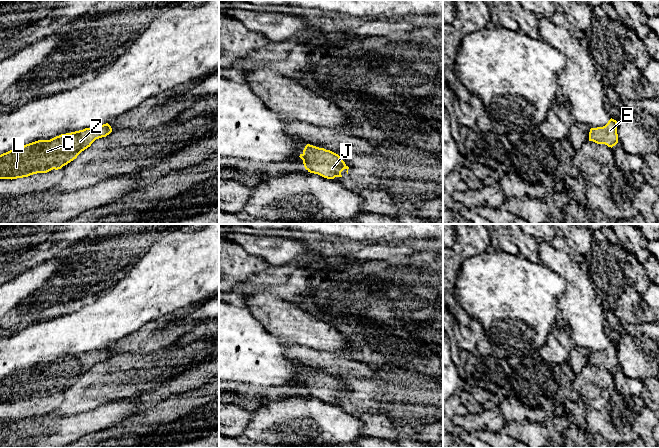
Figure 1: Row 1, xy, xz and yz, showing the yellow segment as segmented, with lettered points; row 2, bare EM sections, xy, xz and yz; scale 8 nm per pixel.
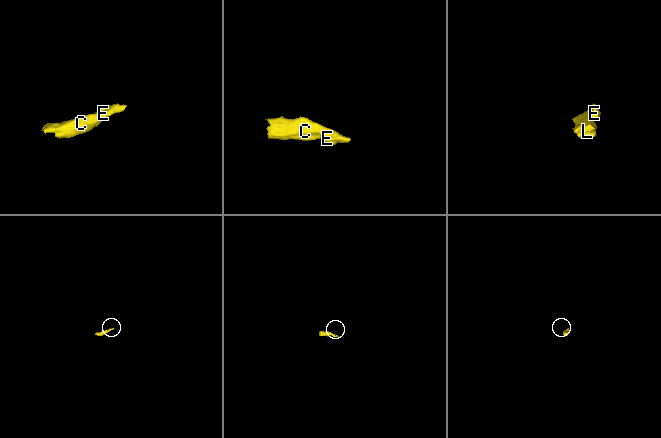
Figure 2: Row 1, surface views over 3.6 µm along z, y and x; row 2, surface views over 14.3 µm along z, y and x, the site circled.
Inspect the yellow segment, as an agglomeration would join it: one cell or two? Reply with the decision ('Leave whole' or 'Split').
Leave whole

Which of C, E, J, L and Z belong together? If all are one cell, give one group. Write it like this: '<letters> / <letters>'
C E J L Z

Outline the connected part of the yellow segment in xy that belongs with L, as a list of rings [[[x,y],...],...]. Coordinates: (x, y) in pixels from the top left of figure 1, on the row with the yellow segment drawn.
[[[106,123],[14,148],[0,155],[0,179],[12,180],[61,169],[96,139],[111,132],[111,126]]]

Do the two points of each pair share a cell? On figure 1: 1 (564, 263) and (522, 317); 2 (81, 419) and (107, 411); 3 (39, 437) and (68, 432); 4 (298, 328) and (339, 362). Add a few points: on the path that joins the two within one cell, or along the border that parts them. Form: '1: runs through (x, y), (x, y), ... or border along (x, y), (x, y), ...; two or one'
1: border along (541, 263), (564, 278), (565, 290), (561, 296); two
2: runs through (87, 419), (101, 417); one
3: runs through (46, 436), (54, 432), (61, 432); one
4: border along (302, 345), (325, 351); two

